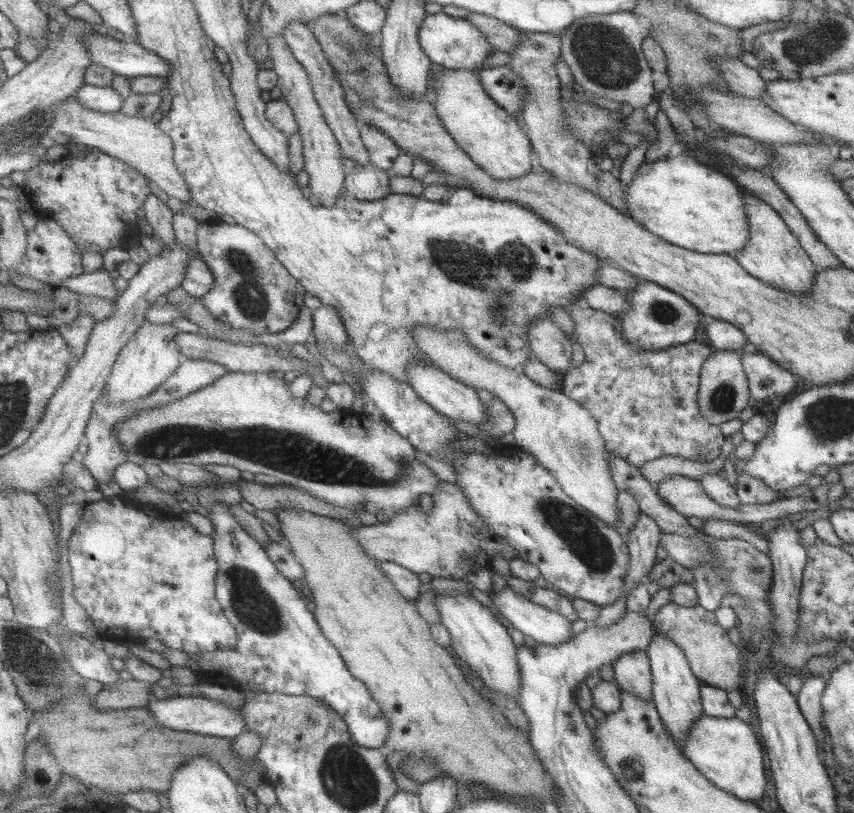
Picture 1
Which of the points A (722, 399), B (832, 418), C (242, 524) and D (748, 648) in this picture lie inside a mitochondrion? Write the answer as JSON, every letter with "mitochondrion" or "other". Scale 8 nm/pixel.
{"A":"mitochondrion","B":"mitochondrion","C":"other","D":"other"}

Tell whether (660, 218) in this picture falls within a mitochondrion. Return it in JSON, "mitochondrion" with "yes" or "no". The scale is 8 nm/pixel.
{"mitochondrion":"no"}

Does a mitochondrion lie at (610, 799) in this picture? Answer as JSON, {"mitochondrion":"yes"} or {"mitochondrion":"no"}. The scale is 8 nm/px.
{"mitochondrion":"no"}

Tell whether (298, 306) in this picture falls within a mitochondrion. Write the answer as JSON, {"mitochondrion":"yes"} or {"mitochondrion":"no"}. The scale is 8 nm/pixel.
{"mitochondrion":"no"}

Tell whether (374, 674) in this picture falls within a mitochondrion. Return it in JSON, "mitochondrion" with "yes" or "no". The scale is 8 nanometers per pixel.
{"mitochondrion":"no"}

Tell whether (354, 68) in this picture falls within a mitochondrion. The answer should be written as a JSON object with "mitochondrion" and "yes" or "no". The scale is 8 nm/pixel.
{"mitochondrion":"yes"}

